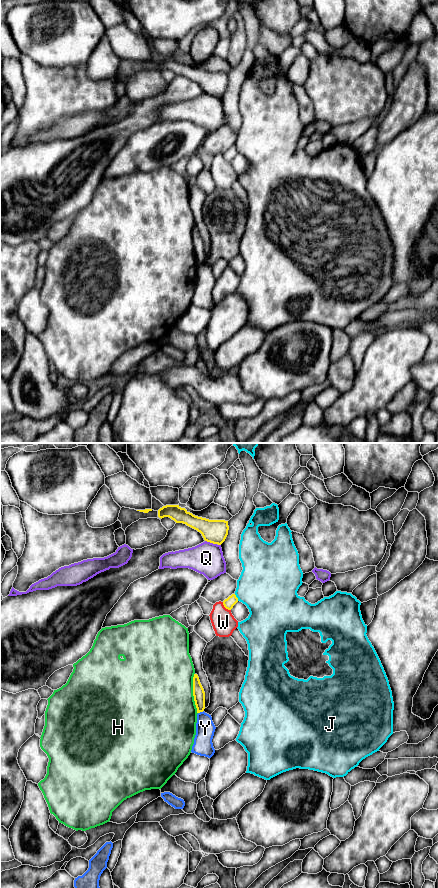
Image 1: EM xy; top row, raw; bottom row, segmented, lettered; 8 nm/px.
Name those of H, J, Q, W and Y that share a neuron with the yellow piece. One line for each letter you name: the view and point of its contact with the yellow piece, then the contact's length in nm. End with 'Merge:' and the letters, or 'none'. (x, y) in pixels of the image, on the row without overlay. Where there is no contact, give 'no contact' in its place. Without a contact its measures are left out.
Merge: none

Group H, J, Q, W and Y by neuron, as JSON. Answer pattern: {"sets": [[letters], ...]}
{"sets": [["H"], ["J"], ["Q"], ["W"], ["Y"]]}

